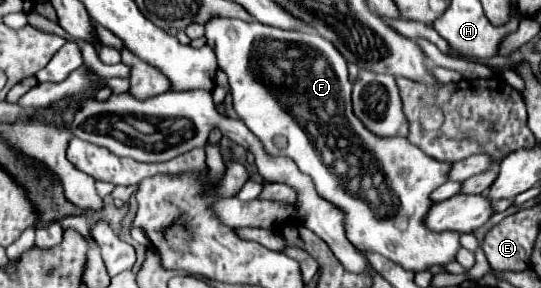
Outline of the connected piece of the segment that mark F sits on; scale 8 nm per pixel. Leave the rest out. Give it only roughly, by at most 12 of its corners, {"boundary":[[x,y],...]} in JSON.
{"boundary":[[221,16],[233,108],[411,272],[453,262],[425,218],[449,180],[353,116],[347,62],[309,30]]}

